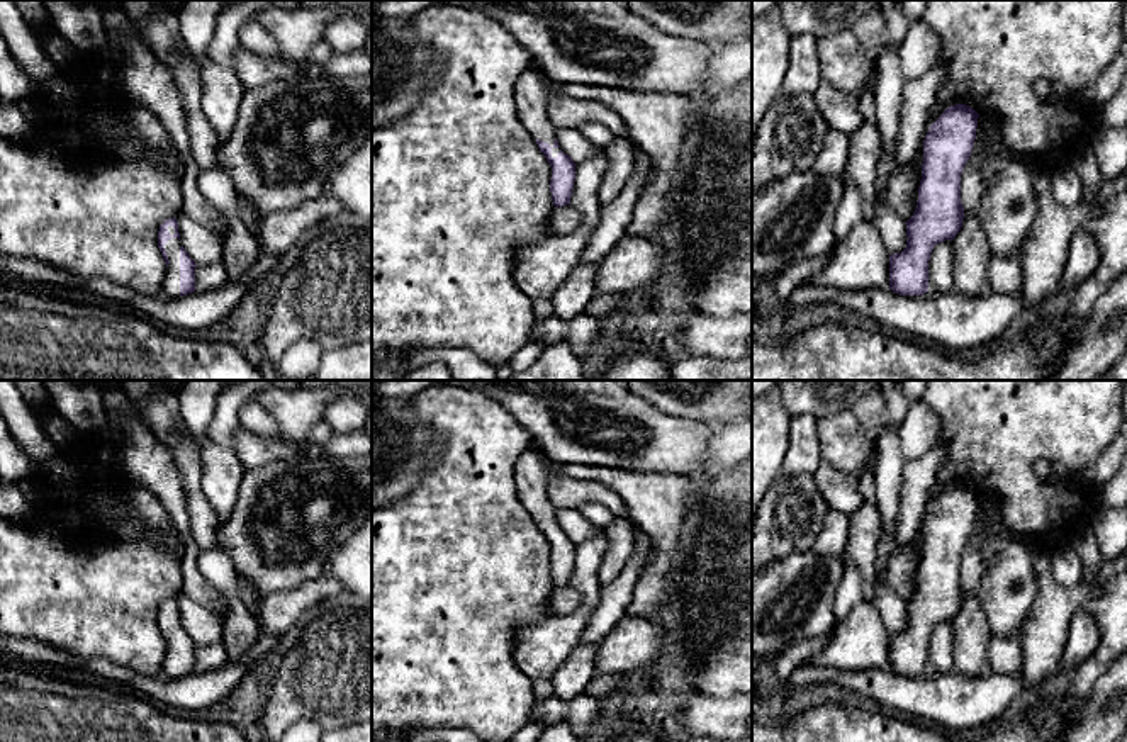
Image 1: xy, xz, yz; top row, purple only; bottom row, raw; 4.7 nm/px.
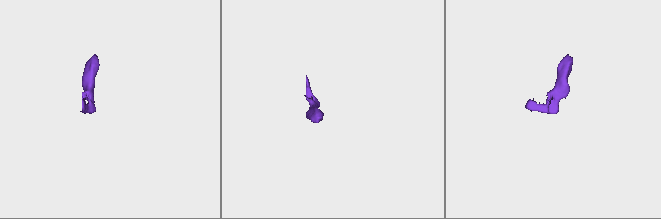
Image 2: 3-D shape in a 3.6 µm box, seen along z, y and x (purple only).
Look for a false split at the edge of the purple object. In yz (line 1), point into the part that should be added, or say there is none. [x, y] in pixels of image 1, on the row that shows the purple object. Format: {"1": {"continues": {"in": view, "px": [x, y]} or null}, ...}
{"1": {"continues": null}}

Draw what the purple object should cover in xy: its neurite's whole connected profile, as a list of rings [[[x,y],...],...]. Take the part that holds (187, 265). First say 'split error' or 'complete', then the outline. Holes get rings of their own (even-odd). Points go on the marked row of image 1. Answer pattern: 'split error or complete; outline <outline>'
split error; outline [[[166,219],[158,231],[158,248],[166,263],[163,295],[178,297],[195,292],[195,261],[180,241],[178,222]]]

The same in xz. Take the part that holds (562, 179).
split error; outline [[[531,66],[516,80],[514,105],[519,121],[536,139],[540,151],[552,166],[550,192],[555,207],[570,204],[575,182],[575,163],[557,141],[557,127],[548,117],[552,88],[547,76]]]

